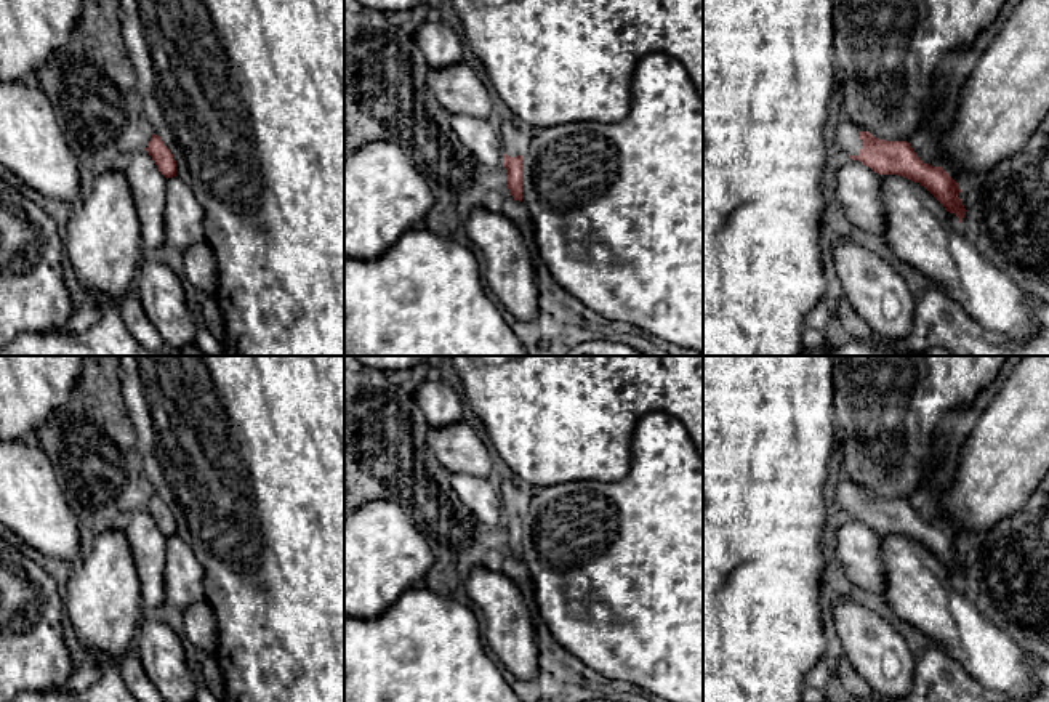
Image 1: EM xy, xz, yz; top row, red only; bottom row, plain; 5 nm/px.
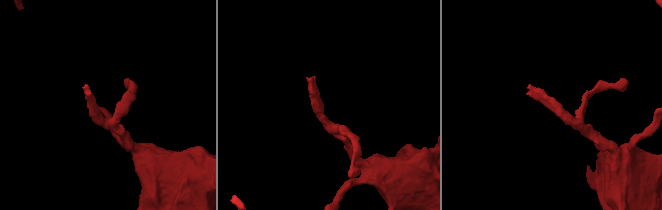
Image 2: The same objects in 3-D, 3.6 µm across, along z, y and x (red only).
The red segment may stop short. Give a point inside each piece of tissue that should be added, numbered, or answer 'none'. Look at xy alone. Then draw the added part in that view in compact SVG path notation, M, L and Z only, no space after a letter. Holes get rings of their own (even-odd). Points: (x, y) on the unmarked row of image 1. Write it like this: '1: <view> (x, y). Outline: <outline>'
none

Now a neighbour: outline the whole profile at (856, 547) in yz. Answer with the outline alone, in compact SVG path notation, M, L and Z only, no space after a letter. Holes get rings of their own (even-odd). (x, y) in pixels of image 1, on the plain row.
M858 519L842 524L831 539L831 558L855 588L882 598L886 567L879 556L879 534Z

